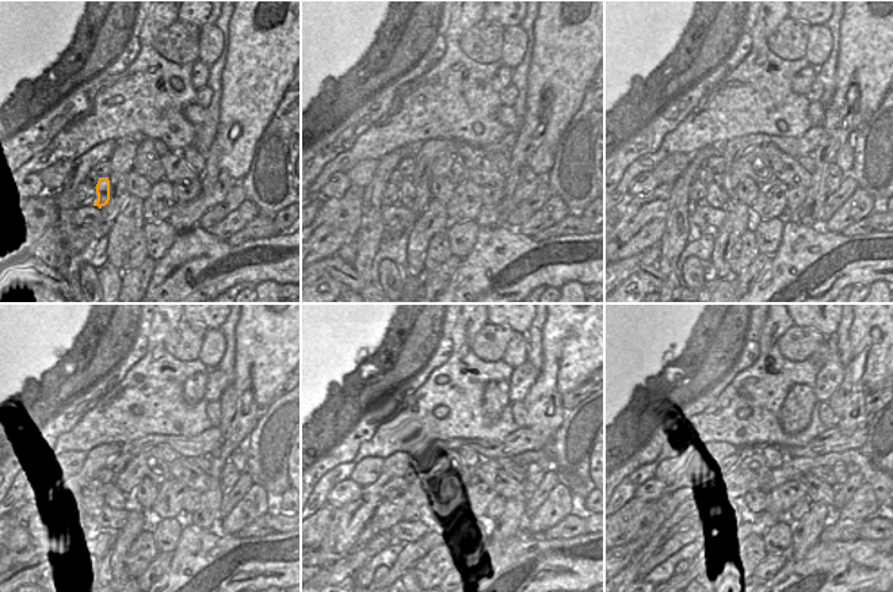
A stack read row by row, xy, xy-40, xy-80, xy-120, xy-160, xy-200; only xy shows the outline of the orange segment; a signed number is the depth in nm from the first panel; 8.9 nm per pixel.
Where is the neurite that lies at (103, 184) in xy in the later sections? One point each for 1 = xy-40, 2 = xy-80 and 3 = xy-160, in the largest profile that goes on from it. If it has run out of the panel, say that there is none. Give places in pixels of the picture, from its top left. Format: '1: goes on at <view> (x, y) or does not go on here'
1: goes on at xy-40 (407, 191)
2: goes on at xy-80 (716, 195)
3: goes on at xy-160 (411, 514)

